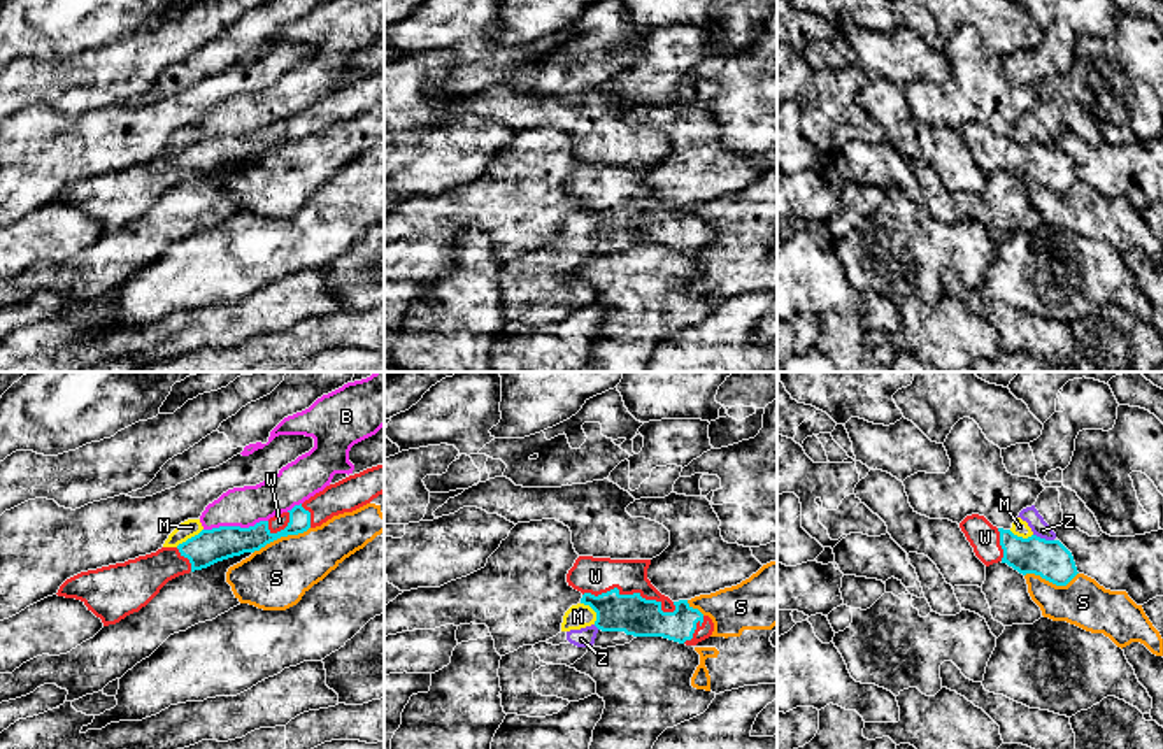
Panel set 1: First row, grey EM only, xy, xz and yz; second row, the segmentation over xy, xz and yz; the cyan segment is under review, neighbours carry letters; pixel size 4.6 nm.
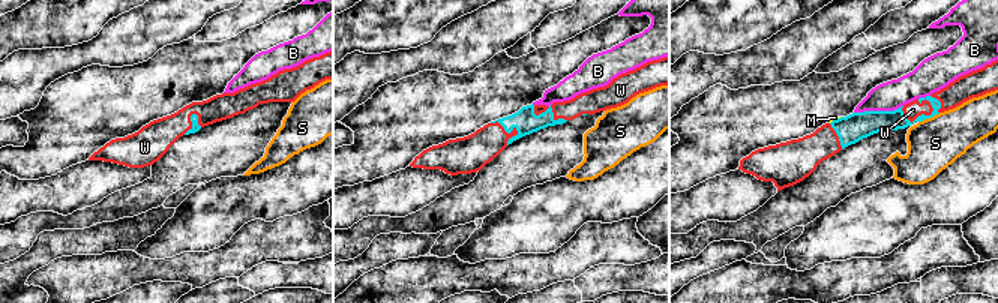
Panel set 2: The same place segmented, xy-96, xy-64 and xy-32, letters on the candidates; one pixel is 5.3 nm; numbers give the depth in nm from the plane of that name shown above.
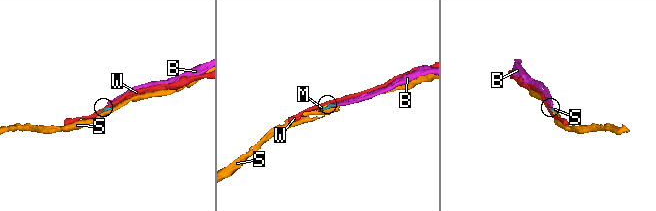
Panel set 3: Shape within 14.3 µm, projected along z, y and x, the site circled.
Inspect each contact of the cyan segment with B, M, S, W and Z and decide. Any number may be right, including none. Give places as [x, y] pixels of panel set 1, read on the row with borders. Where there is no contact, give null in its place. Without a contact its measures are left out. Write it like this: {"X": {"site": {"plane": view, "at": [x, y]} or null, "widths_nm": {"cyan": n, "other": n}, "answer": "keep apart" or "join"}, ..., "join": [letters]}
{"B": {"site": {"plane": "xy", "at": [235, 527]}, "widths_nm": {"cyan": 160, "other": 180}, "answer": "keep apart"}, "M": {"site": {"plane": "xy", "at": [188, 539]}, "widths_nm": {"cyan": 160, "other": 80}, "answer": "keep apart"}, "S": {"site": {"plane": "xy", "at": [281, 535]}, "widths_nm": {"cyan": 140, "other": 300}, "answer": "keep apart"}, "W": {"site": {"plane": "xz", "at": [634, 593]}, "widths_nm": {"cyan": 180, "other": 170}, "answer": "join"}, "Z": {"site": {"plane": "yz", "at": [1044, 539]}, "widths_nm": {"cyan": 180, "other": 80}, "answer": "keep apart"}, "join": ["W"]}

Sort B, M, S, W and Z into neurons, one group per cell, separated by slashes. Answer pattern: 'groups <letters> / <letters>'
groups B M Z / S / W

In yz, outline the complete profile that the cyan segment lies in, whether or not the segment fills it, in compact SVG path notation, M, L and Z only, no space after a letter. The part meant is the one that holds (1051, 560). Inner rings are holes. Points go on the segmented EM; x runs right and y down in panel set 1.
M979 514L967 516L960 528L986 567L1002 561L1023 575L1035 574L1056 586L1067 586L1079 574L1072 553L1060 540L1037 535L1023 539Z

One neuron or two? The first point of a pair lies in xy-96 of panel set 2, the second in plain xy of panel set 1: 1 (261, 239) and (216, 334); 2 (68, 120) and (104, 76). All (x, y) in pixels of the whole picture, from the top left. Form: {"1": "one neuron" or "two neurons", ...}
{"1": "one neuron", "2": "two neurons"}

